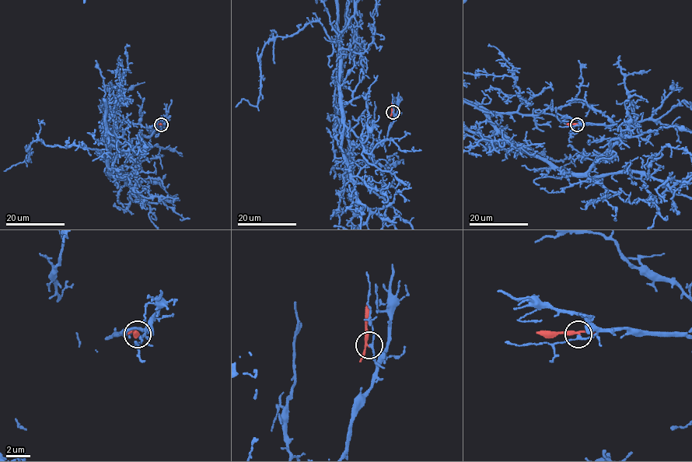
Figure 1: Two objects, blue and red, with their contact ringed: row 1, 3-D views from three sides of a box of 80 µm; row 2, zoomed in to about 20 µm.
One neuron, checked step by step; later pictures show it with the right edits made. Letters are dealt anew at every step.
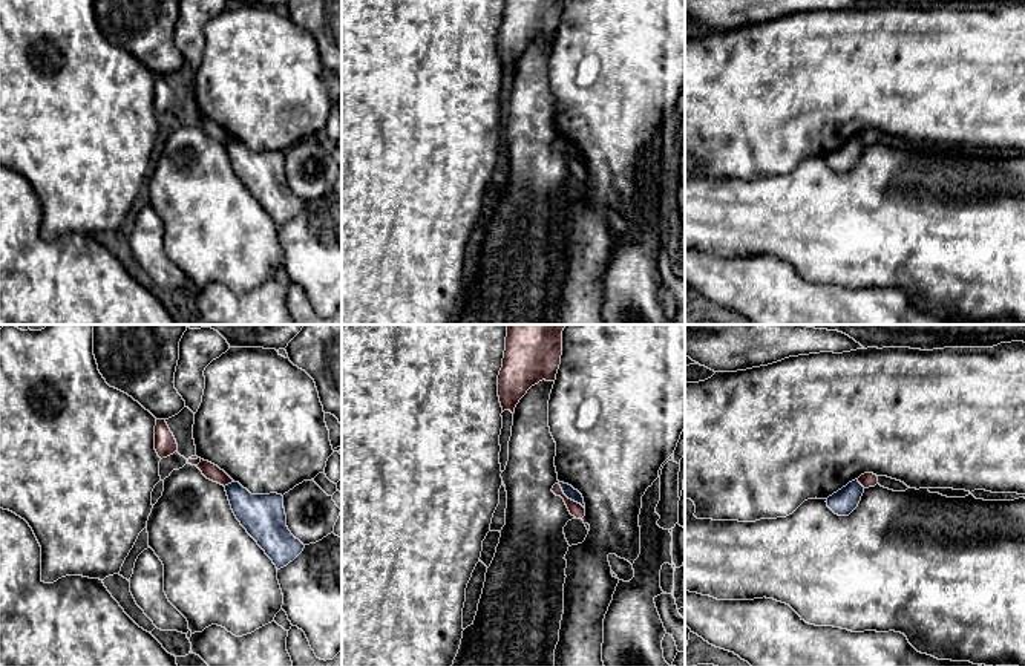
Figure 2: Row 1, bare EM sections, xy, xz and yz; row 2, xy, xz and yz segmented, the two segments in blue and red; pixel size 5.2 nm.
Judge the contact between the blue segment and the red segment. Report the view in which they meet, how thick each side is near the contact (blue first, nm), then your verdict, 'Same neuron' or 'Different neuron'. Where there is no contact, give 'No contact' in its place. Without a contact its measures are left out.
Touches blue in xz. Thickness 60 nm (blue) against 70 nm. Different neuron

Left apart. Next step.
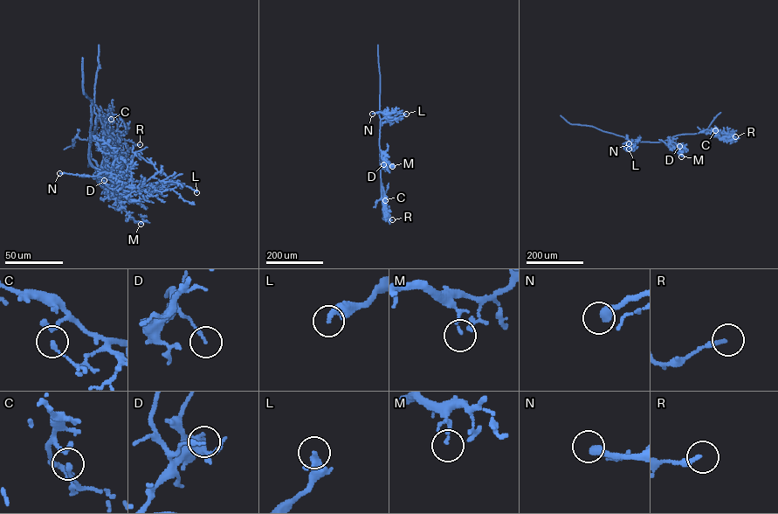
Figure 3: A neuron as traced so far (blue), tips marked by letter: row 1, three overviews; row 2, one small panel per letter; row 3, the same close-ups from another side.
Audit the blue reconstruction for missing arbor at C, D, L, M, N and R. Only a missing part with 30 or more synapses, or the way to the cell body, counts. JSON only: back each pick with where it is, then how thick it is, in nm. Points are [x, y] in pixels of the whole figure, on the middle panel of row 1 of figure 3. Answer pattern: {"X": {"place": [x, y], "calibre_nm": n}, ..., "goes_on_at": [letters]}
{"goes_on_at": []}

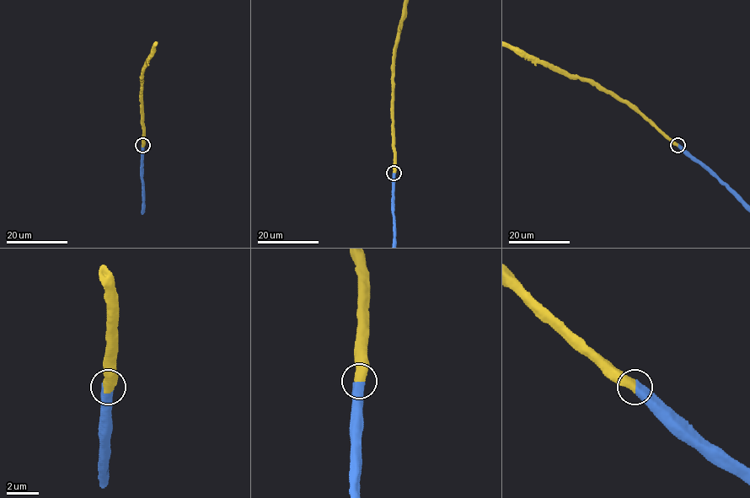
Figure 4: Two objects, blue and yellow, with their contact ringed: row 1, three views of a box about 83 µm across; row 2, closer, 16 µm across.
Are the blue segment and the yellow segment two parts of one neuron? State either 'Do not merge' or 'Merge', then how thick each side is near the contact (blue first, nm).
Merge. Thickness 650 nm (blue) against 550 nm

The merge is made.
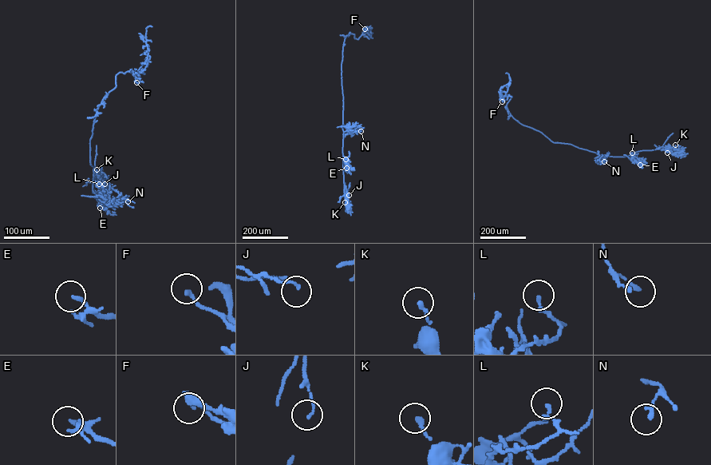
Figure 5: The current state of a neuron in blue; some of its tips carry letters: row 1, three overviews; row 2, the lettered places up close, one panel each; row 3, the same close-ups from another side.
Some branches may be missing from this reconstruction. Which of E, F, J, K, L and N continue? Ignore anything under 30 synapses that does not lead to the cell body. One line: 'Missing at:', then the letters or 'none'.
Missing at: E

